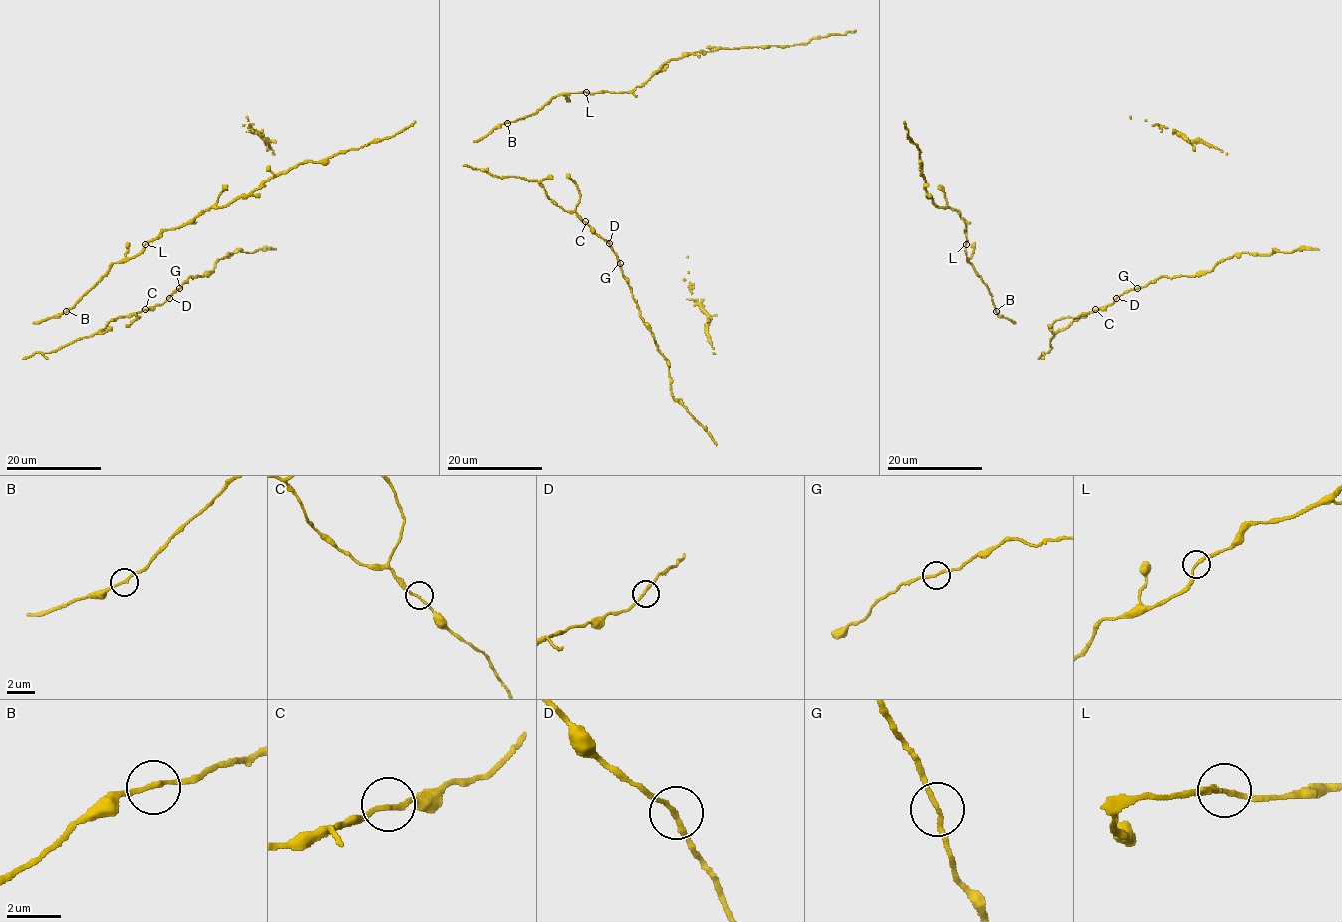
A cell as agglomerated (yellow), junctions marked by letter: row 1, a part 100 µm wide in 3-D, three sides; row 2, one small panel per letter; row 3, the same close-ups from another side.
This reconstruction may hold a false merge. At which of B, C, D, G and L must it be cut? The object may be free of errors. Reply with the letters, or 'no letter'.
no letter

